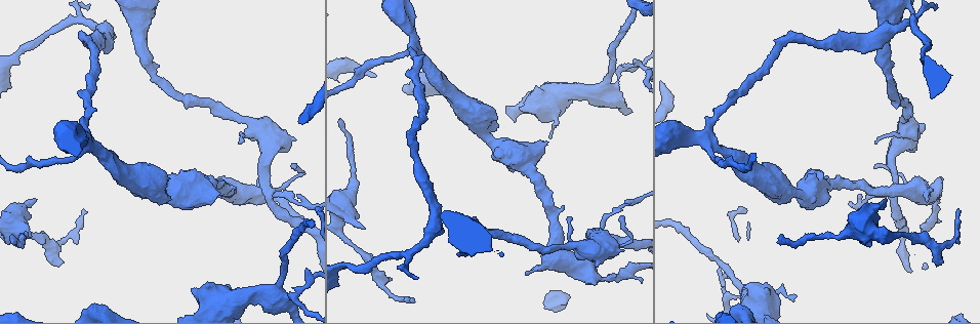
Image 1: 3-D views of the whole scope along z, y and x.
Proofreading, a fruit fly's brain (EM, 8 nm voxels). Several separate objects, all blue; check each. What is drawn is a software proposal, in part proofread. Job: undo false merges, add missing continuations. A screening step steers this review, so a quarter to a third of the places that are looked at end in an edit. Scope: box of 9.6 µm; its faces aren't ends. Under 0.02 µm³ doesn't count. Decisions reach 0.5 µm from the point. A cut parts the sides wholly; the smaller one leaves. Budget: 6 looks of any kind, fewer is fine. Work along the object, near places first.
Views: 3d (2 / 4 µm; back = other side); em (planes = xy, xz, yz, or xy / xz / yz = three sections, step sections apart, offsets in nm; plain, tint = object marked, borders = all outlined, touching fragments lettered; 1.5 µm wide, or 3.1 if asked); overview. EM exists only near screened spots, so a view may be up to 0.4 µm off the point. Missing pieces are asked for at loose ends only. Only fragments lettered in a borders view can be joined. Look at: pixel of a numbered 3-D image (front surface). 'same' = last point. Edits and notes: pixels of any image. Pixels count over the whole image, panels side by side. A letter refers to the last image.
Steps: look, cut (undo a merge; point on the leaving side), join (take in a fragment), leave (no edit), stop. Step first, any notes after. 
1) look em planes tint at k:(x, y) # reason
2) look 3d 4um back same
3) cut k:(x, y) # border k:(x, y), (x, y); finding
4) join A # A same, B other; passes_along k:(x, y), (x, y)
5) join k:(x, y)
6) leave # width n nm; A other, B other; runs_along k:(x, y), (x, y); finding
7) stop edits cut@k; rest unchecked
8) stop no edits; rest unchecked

look em planes borders at 1:(267, 186) # calibre changes

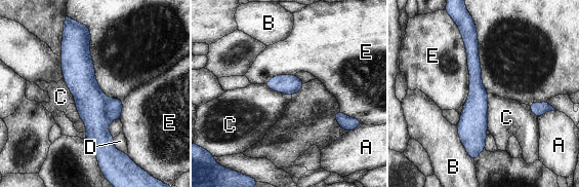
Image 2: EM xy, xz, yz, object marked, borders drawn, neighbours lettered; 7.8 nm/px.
cut 2:(90, 101) # width 160 nm; A other, B other, C other, D other, E other; border 2:(108, 98), (107, 117), (110, 121); a second cell is stuck on

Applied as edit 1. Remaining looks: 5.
look 3d 2um at 1:(901, 235) # a narrow waist

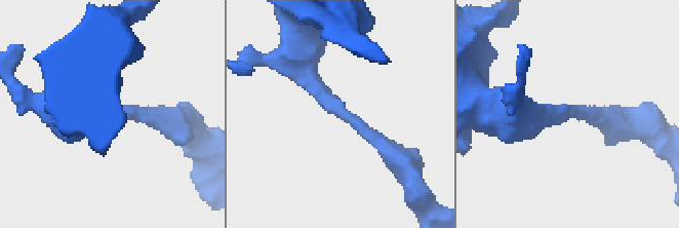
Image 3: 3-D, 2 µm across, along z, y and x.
look em planes tint at 3:(349, 117) # shape alone is not enough

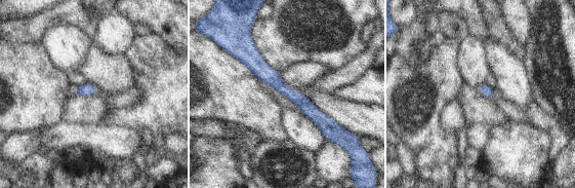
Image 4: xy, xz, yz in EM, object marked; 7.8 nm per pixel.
look em planes borders same # what lies round it

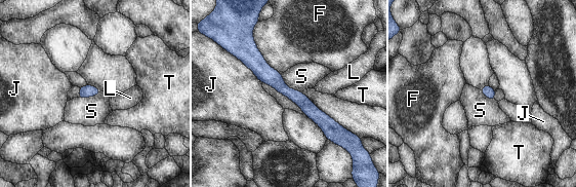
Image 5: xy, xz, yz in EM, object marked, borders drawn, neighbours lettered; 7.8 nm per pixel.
leave # width 90 nm; F other, J other, L other, S other, T other; runs_along 5:(249, 45), (330, 137); all the same cell

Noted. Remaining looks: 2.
look em xz step 8 tint at 1:(728, 295) # arms part here

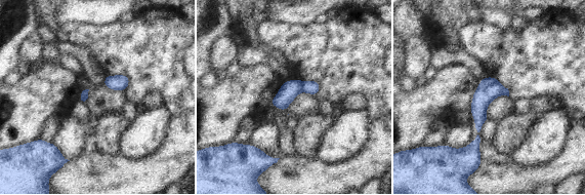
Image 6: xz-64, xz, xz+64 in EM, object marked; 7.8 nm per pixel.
look em planes borders same

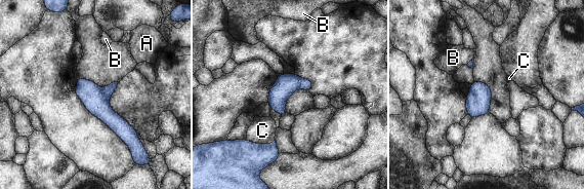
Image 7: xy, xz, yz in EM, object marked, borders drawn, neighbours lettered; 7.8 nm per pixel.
cut 7:(305, 84) # A other, B other, C other; border 7:(301, 78), (299, 87); two cells meet here

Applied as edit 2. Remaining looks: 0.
stop edits cut@2, cut@7; rest unchecked

